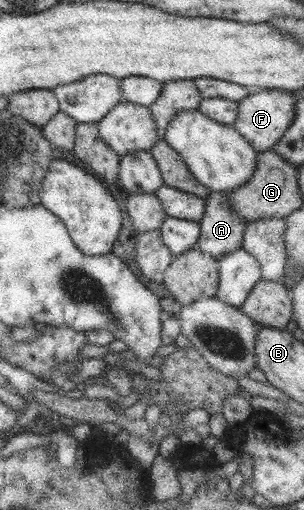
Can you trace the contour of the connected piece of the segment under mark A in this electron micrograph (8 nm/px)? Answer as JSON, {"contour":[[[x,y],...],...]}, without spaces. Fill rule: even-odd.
{"contour":[[[209,191],[204,217],[199,221],[201,235],[196,248],[218,259],[243,247],[247,224],[226,205],[228,196],[228,191]]]}

